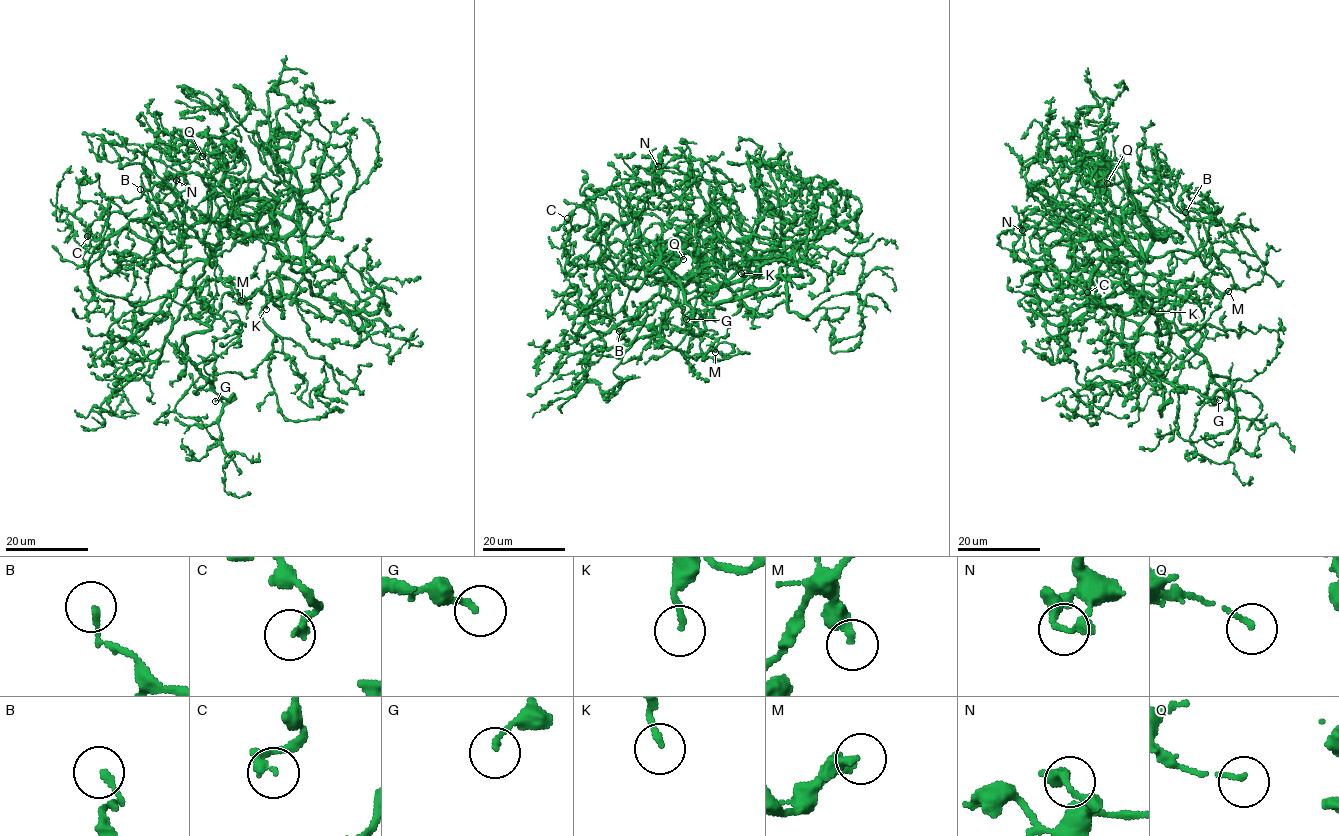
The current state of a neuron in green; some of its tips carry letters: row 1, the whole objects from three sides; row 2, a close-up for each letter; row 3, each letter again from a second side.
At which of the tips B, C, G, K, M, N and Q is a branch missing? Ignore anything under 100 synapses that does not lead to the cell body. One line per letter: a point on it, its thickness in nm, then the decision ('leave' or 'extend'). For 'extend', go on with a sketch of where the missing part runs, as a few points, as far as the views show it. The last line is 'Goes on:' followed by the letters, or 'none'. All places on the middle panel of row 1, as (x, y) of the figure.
B: (619, 331) | 160 nm | leave
C: (567, 218) | 220 nm | leave
G: (686, 319) | 150 nm | leave
K: (741, 273) | 160 nm | leave
M: (715, 352) | 320 nm | leave
N: (658, 166) | 180 nm | leave
Q: (683, 259) | 140 nm | leave
Goes on: none

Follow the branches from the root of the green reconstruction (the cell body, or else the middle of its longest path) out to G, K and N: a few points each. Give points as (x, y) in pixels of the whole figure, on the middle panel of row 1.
G: (702, 252), (683, 253), (667, 272), (664, 255), (686, 243), (659, 245), (659, 264), (691, 309), (686, 319)
K: (702, 252), (711, 251), (715, 243), (723, 240), (750, 261), (749, 272), (758, 276), (739, 266), (741, 273)
N: (702, 252), (712, 250), (720, 236), (709, 220), (704, 198), (695, 184), (697, 177), (661, 171), (658, 166)

